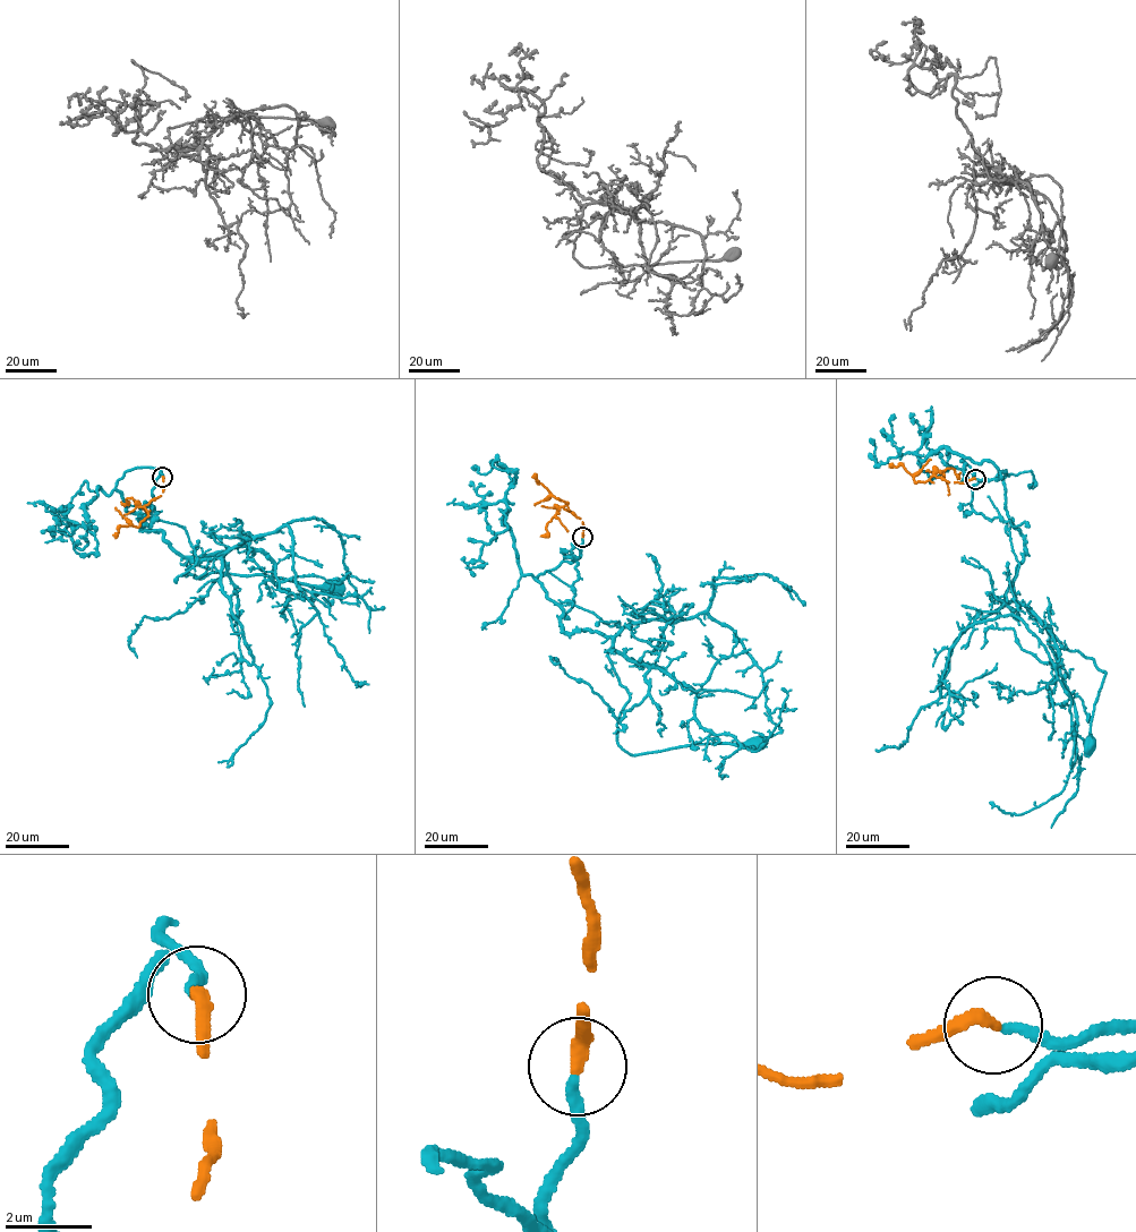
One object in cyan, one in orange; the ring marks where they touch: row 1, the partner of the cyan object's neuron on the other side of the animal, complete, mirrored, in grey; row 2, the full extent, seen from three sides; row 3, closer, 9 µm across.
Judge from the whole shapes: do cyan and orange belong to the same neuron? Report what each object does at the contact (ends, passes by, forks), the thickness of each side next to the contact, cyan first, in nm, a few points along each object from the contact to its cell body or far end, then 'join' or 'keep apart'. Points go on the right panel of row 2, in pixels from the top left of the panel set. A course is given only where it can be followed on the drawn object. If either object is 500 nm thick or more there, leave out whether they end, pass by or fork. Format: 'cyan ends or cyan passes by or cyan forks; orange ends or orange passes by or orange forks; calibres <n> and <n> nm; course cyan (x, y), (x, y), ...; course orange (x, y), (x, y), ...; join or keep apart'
cyan ends; orange ends; calibres 240 and 280 nm; course cyan (975, 479), (998, 479), (1005, 470), (1005, 510), (1025, 554), (1014, 597), (1060, 646), (1105, 672), (1087, 745); course orange (975, 479), (948, 481), (931, 476), (924, 482), (914, 482), (900, 464), (888, 467); join

